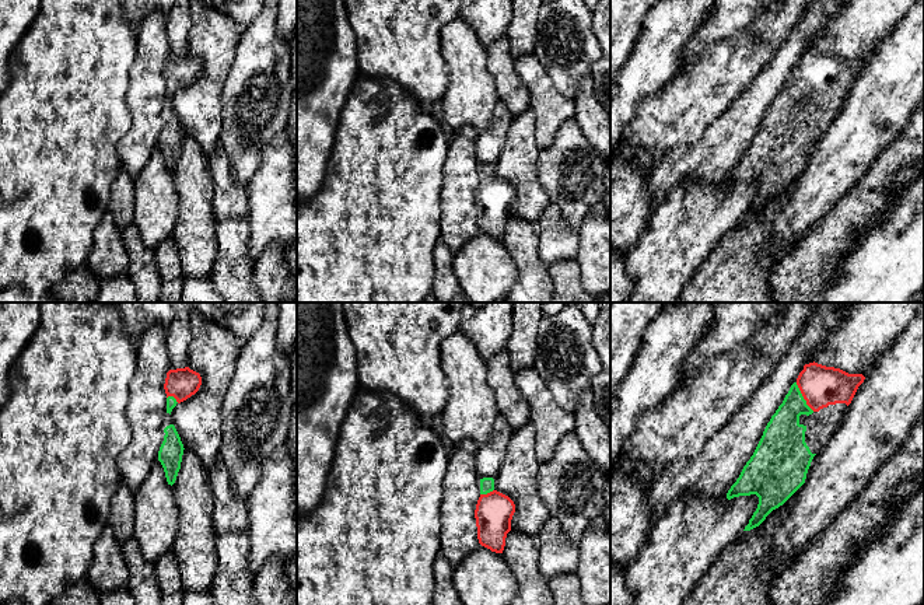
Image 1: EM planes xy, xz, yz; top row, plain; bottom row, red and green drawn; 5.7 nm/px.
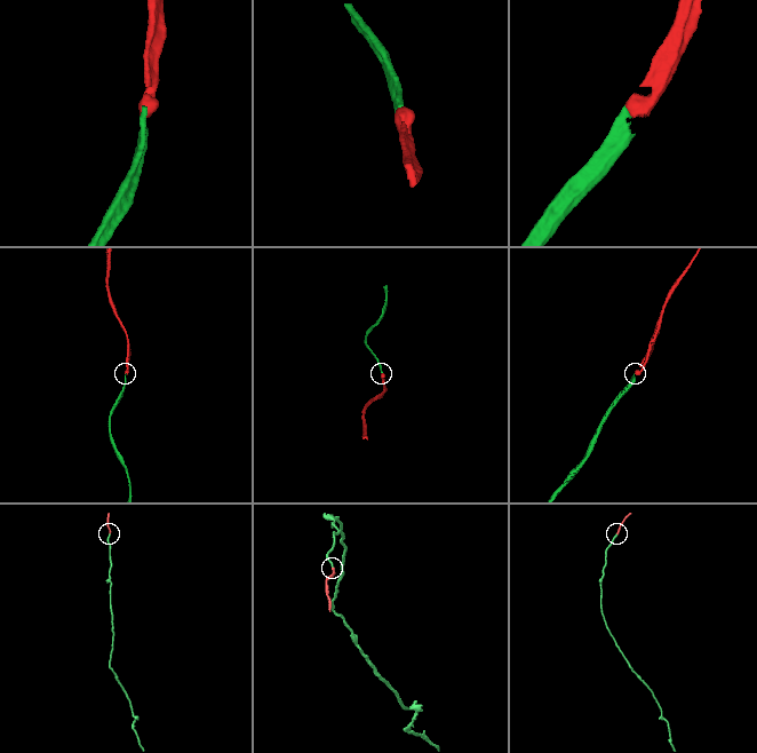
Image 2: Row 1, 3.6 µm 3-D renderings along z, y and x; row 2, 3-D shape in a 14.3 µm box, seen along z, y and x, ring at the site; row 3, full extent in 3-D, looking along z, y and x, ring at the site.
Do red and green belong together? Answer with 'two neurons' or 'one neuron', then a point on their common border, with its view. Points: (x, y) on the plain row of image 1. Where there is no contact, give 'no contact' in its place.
one neuron | yz (802, 81)

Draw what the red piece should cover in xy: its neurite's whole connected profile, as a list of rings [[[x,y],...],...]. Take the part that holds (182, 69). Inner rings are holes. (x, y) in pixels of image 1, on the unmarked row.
[[[189,53],[169,56],[167,59],[164,76],[167,80],[167,99],[171,101],[172,95],[195,81],[202,71],[202,63],[199,59]]]

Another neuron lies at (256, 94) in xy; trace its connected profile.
[[[263,0],[263,7],[239,36],[235,57],[225,80],[221,104],[223,125],[220,141],[231,162],[231,175],[241,186],[248,186],[260,165],[262,151],[287,129],[290,118],[291,52],[290,41],[277,32],[279,0]]]

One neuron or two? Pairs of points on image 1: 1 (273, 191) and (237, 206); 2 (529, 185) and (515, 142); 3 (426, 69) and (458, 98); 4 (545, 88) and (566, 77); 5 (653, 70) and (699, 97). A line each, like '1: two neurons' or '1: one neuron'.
1: two neurons
2: one neuron
3: two neurons
4: two neurons
5: two neurons

